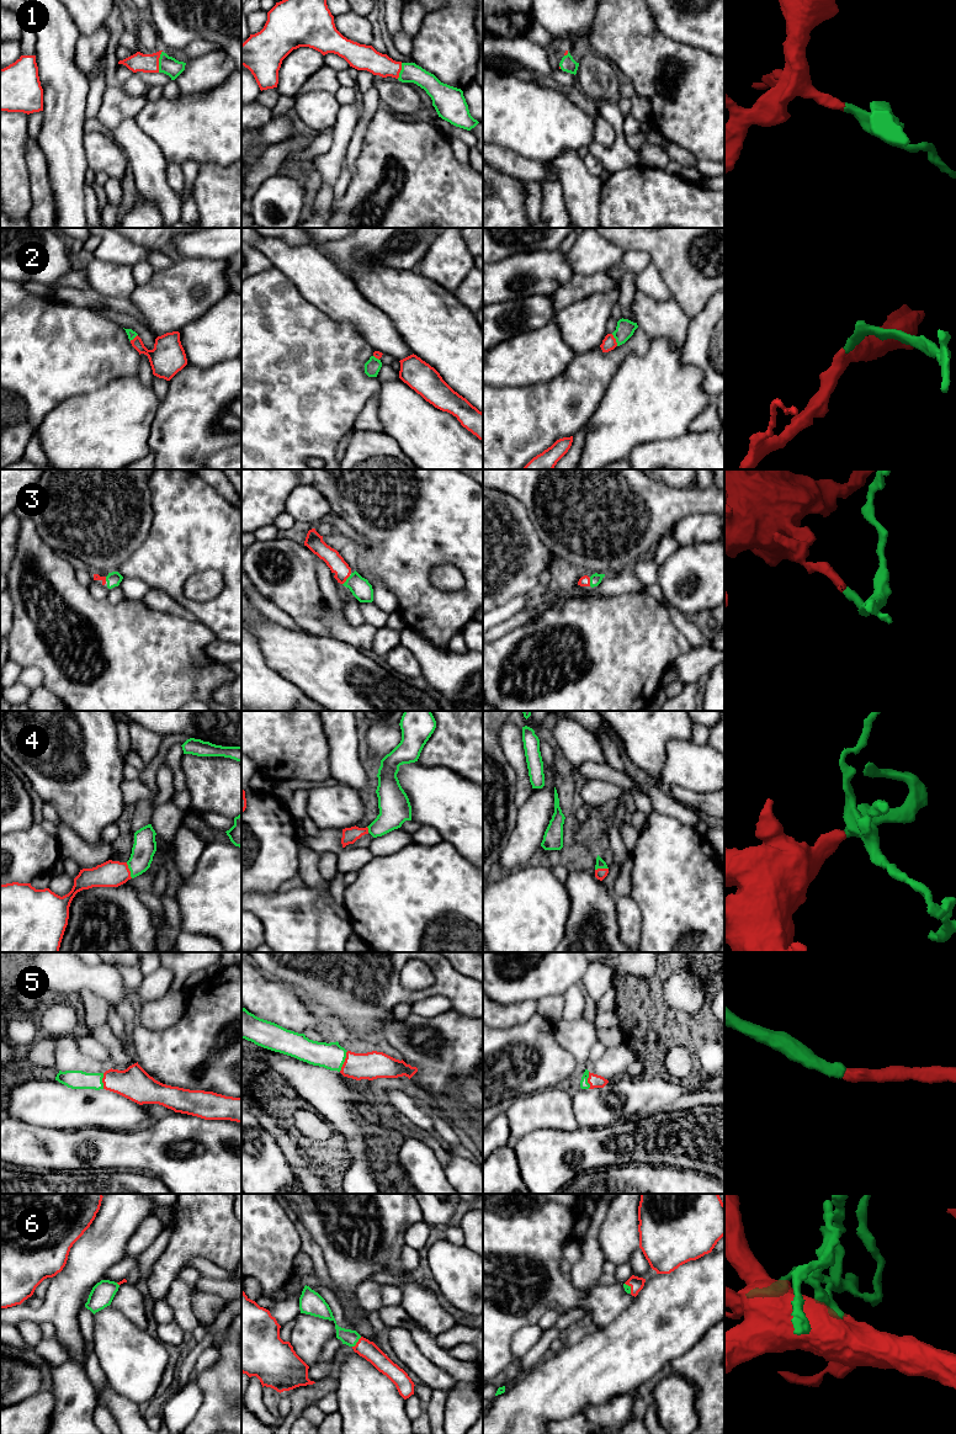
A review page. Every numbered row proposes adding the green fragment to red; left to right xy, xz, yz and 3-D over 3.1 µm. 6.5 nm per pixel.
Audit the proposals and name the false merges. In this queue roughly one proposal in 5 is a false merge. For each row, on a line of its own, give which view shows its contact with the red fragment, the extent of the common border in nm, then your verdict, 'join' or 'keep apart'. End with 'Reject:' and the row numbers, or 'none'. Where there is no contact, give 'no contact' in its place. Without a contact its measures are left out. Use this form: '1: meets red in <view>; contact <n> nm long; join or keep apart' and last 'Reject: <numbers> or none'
1: meets red in xy; contact 150 nm long; join
2: meets red in yz; contact 90 nm long; join
3: meets red in xz; contact 80 nm long; join
4: meets red in xy; contact 110 nm long; join
5: meets red in xz; contact 150 nm long; join
6: meets red in xz; contact 90 nm long; join
Reject: none

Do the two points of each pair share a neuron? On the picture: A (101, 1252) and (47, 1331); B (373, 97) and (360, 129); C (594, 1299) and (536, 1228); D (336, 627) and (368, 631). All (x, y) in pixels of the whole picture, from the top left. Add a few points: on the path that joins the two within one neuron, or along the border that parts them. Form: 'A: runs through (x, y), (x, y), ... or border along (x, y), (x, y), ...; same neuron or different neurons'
A: border along (40, 1323), (51, 1323), (54, 1327), (56, 1334); different neurons
B: runs through (371, 105), (364, 122); same neuron
C: runs through (572, 1296), (551, 1275), (547, 1265), (536, 1251); same neuron
D: runs through (344, 632), (361, 632); same neuron

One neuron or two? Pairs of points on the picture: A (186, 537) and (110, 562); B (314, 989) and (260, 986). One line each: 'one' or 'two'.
A: two
B: two

